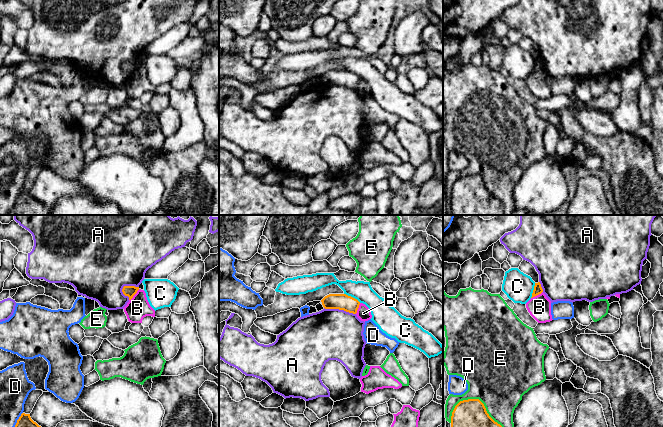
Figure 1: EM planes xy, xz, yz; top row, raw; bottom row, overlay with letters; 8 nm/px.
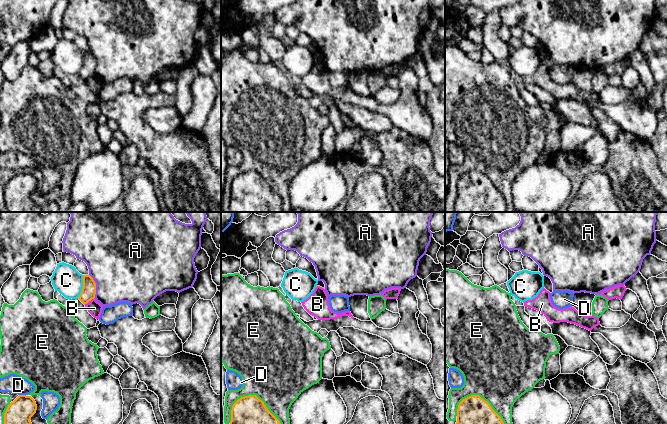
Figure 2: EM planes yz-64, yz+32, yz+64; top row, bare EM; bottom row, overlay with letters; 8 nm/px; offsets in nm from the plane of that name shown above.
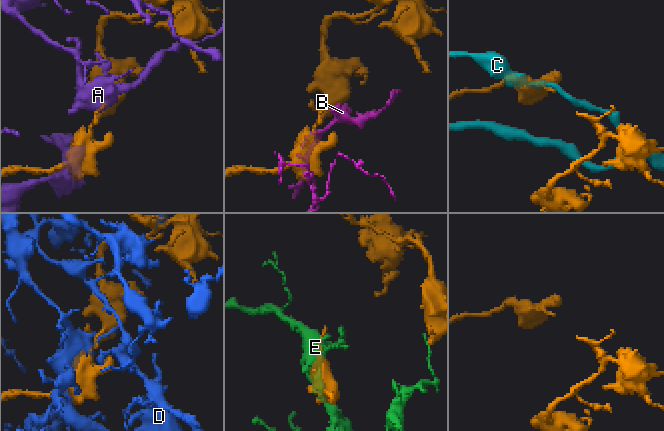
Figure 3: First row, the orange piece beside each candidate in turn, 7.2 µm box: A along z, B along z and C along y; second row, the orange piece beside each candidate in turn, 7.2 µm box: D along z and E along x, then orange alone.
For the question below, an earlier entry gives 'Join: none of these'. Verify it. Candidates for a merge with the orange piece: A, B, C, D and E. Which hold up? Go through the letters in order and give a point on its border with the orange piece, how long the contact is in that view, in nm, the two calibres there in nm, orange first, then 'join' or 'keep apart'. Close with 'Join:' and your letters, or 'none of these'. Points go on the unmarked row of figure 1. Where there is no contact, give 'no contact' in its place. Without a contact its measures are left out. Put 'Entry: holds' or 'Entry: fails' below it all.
A: meets orange in xz at (340, 85); contact 260 nm long; 130 nm thick on the orange side, 420 nm on the other; keep apart
B: meets orange in xy at (134, 70); contact 130 nm long; 90 nm thick on the orange side, 180 nm on the other; keep apart
C: meets orange in xz at (352, 73); contact 150 nm long; 130 nm thick on the orange side, 160 nm on the other; keep apart
D: meets orange in xy at (15, 201); contact 240 nm long; 280 nm thick on the orange side, 220 nm on the other; keep apart
E: meets orange in yz at (484, 183); contact 480 nm long; 400 nm thick on the orange side, 440 nm on the other; keep apart
Join: none of these
Entry: holds

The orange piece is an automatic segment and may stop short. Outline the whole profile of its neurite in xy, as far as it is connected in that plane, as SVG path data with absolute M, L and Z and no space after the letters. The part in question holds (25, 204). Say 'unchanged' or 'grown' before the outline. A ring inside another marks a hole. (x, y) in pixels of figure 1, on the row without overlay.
unchanged; M22 189L8 215L50 215L51 207L34 198L30 190Z

